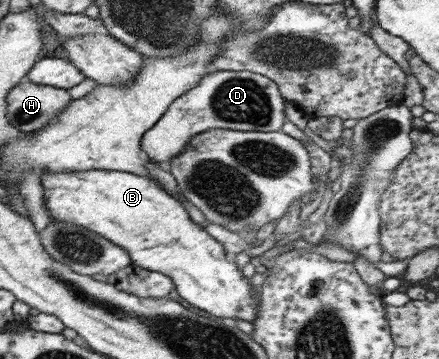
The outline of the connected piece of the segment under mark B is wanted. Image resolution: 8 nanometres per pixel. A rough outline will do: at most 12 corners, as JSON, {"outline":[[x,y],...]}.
{"outline":[[151,176],[43,177],[53,221],[124,247],[220,318],[260,294]]}

